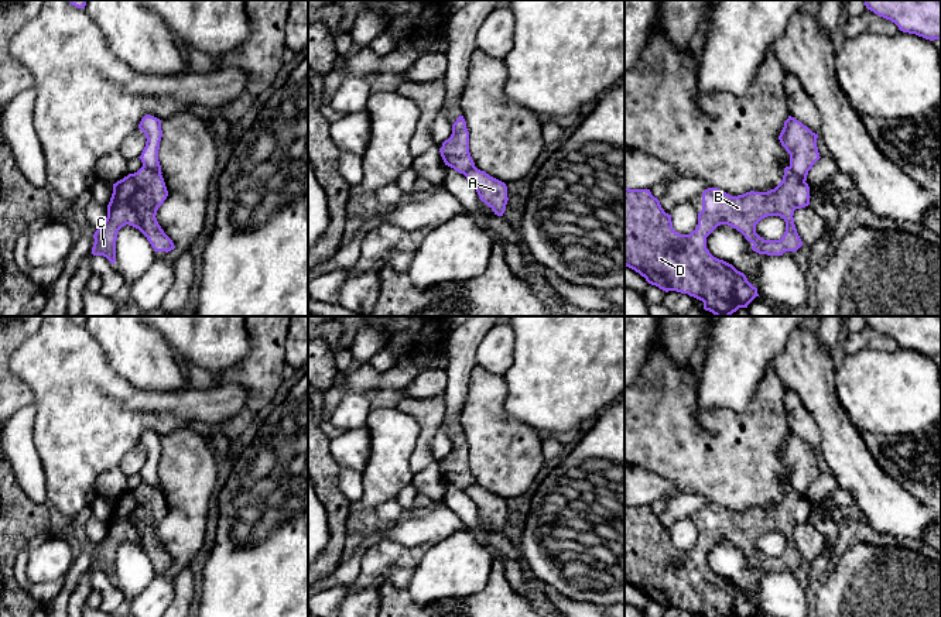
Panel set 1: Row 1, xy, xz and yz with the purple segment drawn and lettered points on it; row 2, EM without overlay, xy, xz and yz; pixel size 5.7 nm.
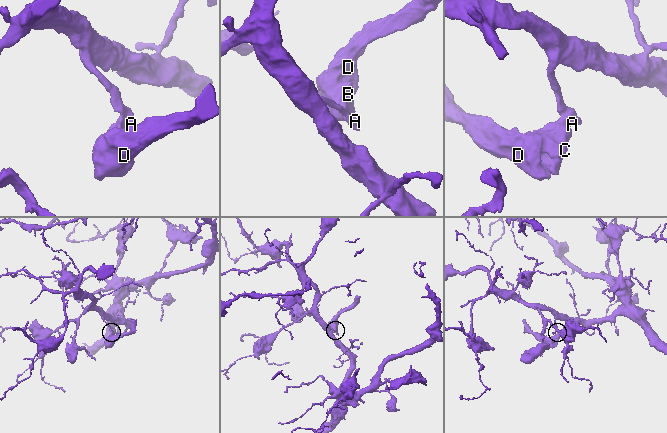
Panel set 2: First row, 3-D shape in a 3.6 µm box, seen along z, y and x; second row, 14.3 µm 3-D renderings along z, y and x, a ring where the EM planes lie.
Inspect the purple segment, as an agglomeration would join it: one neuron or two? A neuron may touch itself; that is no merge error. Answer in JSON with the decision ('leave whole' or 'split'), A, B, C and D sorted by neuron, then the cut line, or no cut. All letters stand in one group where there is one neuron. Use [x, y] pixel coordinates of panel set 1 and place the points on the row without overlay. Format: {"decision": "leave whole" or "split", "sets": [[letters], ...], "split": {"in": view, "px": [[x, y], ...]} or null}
{"decision": "split", "sets": [["A"], ["B", "C", "D"]], "split": {"in": "xy", "px": [[143, 480], [160, 490]]}}

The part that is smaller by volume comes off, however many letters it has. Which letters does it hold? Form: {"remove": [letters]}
{"remove": ["B", "C", "D"]}

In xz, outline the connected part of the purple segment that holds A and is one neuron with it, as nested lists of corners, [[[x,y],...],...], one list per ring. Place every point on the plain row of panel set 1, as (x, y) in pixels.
[[[476,483],[469,486],[465,493],[473,500],[479,515],[485,518],[495,531],[503,532],[509,517],[506,500]]]

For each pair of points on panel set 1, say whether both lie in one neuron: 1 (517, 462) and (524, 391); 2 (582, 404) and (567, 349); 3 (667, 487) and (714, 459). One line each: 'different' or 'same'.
1: different
2: same
3: different

